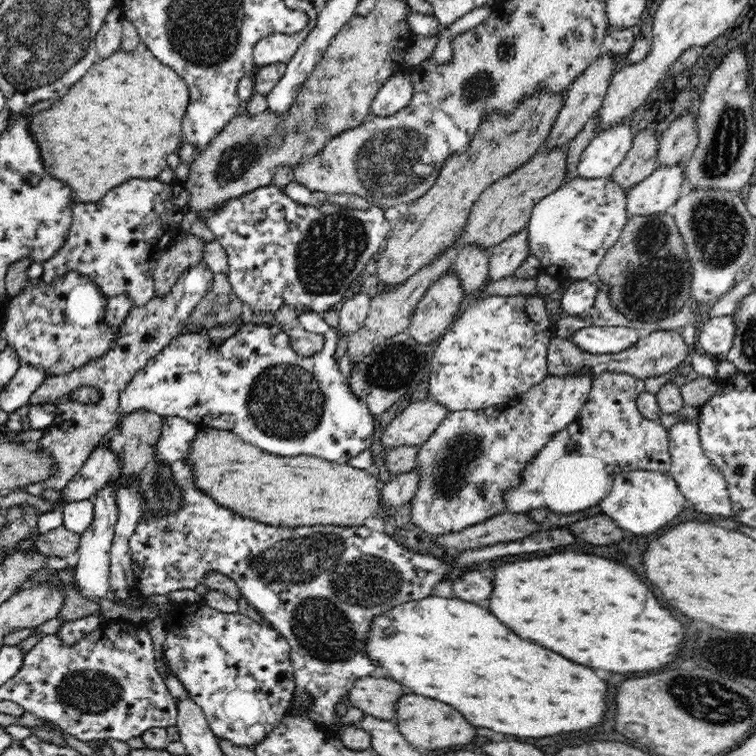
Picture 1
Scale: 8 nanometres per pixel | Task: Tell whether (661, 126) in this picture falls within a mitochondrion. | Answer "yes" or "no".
no

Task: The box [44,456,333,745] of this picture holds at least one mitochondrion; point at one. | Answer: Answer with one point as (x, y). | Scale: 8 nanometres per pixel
(88, 691)

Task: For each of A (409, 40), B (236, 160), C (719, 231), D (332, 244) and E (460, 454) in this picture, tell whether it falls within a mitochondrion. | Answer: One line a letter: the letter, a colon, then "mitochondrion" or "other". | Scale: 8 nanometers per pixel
A: other
B: mitochondrion
C: mitochondrion
D: mitochondrion
E: mitochondrion

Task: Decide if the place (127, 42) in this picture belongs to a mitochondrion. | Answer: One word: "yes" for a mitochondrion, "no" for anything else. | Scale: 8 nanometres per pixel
no

